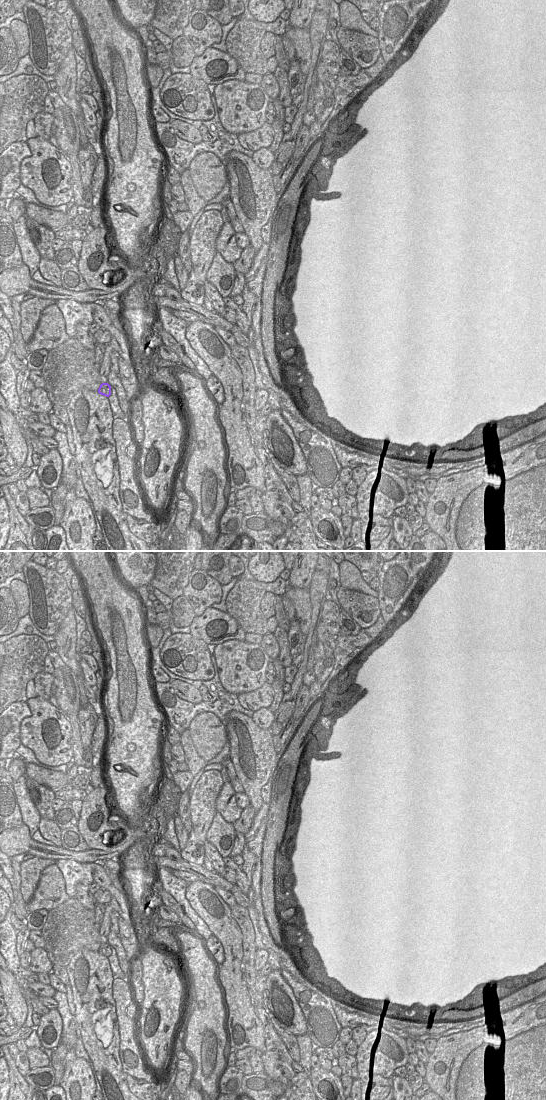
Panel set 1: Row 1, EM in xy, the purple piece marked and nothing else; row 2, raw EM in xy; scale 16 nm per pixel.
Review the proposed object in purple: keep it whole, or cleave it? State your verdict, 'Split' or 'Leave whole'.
Split.

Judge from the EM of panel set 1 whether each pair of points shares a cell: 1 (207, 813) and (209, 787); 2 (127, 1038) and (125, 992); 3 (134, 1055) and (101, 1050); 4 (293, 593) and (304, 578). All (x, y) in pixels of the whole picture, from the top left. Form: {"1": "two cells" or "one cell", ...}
{"1": "one cell", "2": "one cell", "3": "two cells", "4": "two cells"}

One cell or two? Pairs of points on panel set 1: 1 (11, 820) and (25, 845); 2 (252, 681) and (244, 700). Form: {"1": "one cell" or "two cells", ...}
{"1": "two cells", "2": "two cells"}

